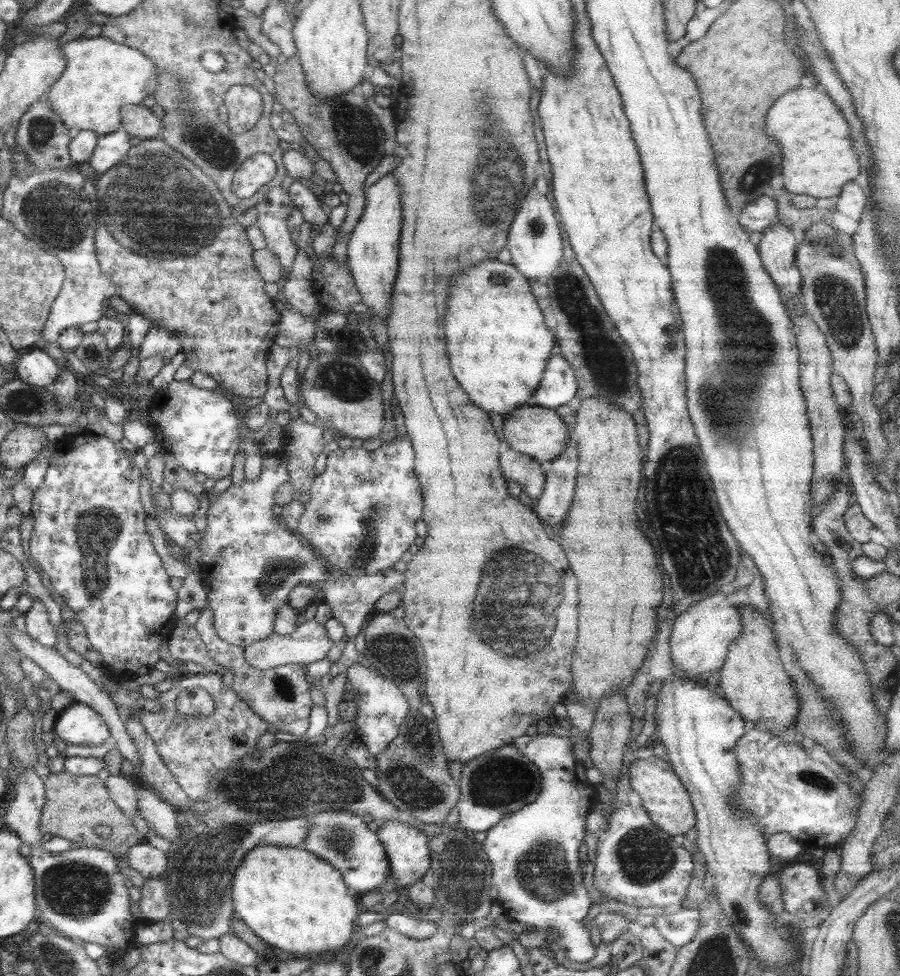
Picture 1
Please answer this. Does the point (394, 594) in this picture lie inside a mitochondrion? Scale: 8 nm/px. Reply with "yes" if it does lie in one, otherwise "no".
no

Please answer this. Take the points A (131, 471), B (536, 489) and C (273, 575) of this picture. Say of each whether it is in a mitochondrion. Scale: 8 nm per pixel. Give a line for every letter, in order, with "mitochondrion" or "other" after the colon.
A: other
B: other
C: mitochondrion

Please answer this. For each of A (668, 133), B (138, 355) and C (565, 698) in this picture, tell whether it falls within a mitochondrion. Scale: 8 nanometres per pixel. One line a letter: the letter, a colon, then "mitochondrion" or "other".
A: other
B: other
C: other

